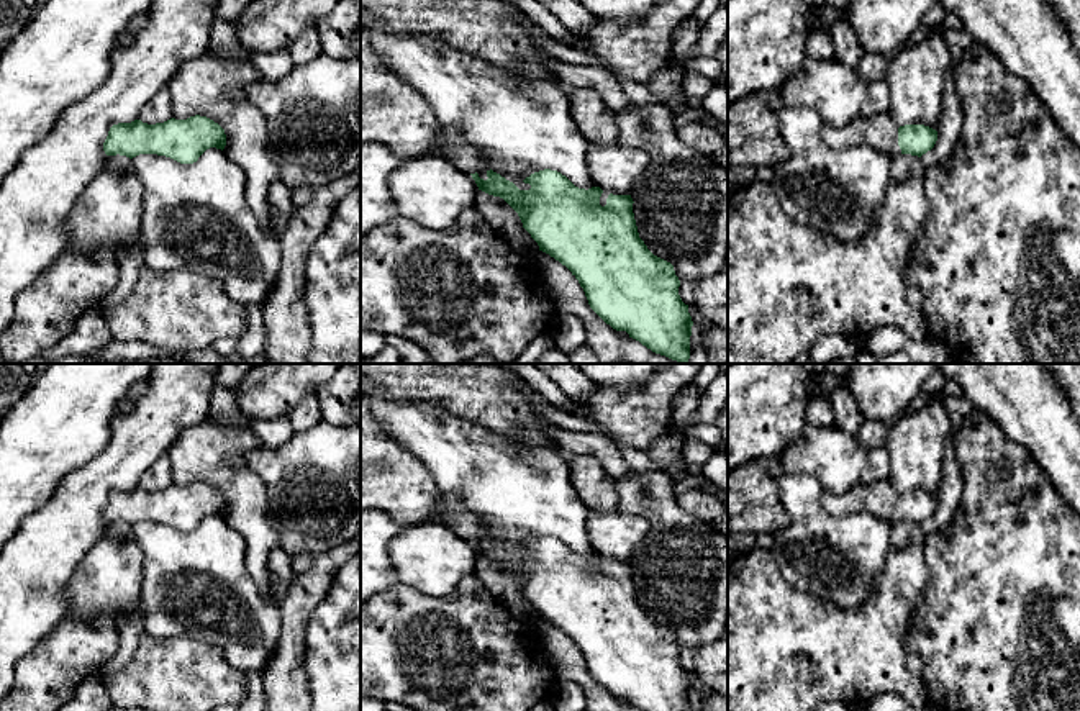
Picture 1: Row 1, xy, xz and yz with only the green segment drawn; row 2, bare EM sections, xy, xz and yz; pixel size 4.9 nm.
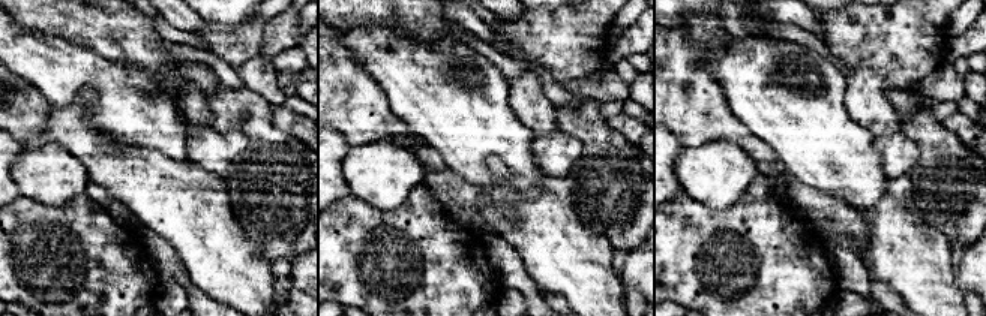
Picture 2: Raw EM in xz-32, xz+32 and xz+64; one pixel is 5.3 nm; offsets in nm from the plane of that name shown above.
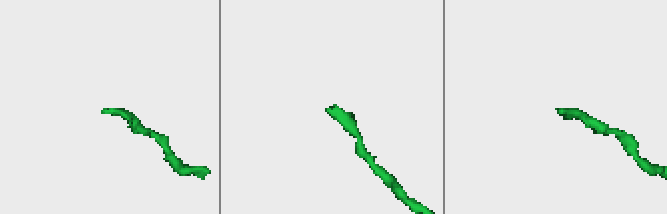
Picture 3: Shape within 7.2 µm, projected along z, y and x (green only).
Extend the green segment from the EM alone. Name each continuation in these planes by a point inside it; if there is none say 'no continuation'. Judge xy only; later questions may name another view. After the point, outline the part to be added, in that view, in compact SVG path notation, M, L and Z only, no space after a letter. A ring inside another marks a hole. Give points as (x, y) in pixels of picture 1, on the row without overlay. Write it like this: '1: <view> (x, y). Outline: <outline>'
no continuation

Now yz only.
1: yz (880, 498). Outline: M888 480L874 483L859 482L841 495L823 491L819 505L836 516L864 511L895 526L901 523L898 495L900 491Z

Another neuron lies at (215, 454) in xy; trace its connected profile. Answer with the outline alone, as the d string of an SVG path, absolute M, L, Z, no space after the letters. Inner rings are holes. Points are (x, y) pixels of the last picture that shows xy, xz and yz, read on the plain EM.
M211 418L185 429L166 452L172 485L200 482L218 490L226 501L225 521L246 541L244 564L261 593L269 596L269 554L282 546L282 529L269 511L269 493L251 470L247 454L261 447L244 426L231 428Z

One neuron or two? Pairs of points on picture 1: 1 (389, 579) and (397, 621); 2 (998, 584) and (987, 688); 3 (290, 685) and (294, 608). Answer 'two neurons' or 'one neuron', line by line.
1: two neurons
2: one neuron
3: one neuron

